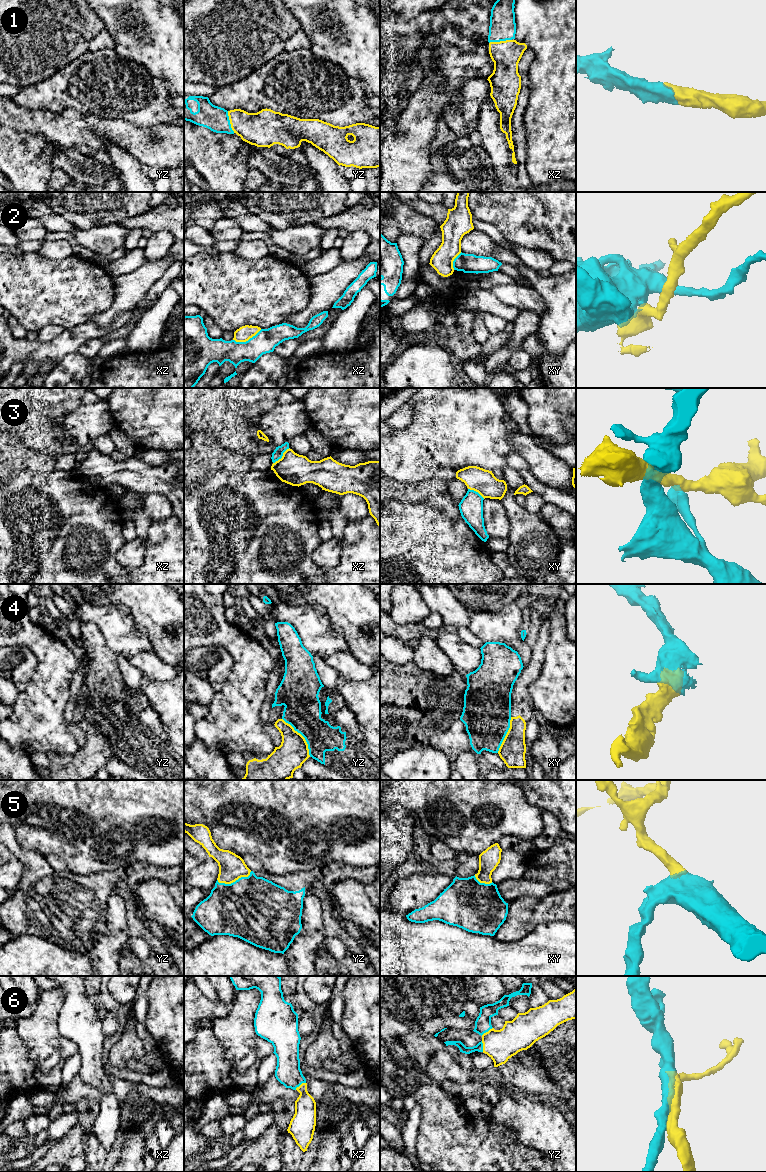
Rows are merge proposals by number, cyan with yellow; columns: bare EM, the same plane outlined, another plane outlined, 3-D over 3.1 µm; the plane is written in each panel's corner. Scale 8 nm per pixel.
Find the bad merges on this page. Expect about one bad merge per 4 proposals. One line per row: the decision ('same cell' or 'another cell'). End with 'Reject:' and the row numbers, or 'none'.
1: same cell
2: another cell
3: another cell
4: another cell
5: same cell
6: same cell
Reject: 2, 3, 4

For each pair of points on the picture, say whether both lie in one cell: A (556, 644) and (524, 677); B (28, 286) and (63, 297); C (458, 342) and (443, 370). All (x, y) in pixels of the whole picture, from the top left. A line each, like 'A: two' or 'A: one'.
A: two
B: one
C: two

